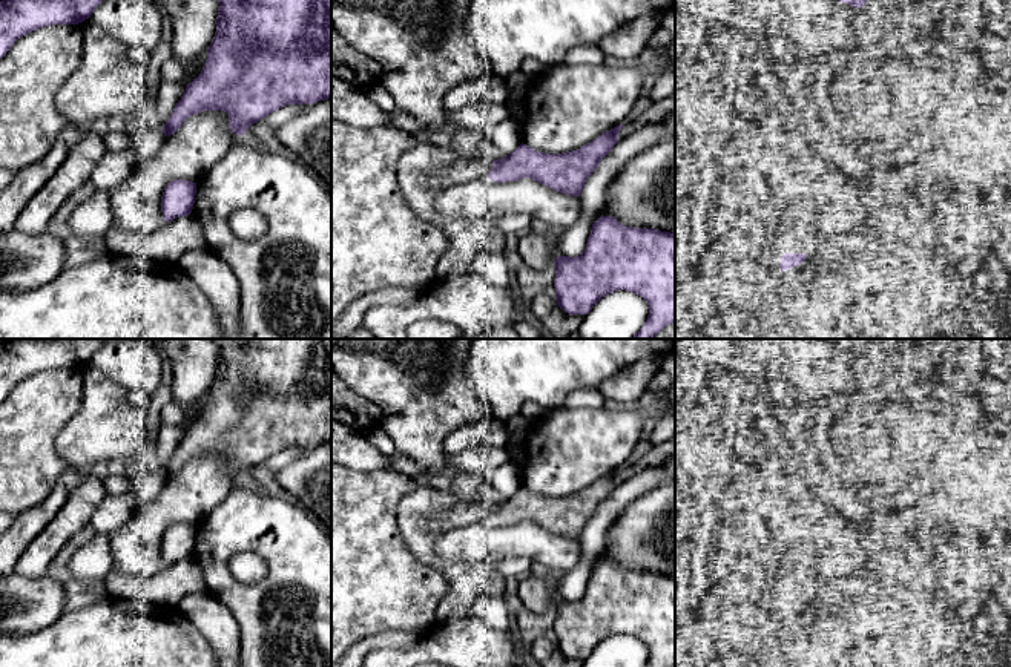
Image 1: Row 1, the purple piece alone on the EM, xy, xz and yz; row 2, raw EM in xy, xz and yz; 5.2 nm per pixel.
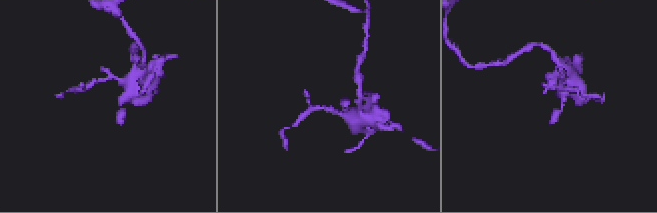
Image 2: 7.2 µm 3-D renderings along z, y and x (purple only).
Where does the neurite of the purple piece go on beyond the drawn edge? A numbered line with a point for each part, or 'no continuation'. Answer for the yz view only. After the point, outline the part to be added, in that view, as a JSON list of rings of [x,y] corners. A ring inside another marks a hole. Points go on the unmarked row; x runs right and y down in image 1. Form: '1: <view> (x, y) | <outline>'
no continuation

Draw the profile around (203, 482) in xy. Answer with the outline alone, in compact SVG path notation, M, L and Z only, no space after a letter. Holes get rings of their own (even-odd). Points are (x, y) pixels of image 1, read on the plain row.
M203 454L189 460L158 498L140 504L130 518L109 537L114 567L110 573L152 577L166 564L161 540L175 523L196 526L232 491L236 478L224 454Z

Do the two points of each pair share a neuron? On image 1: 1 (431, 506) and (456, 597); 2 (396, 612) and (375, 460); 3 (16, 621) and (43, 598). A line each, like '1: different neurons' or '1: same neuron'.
1: same neuron
2: different neurons
3: same neuron

